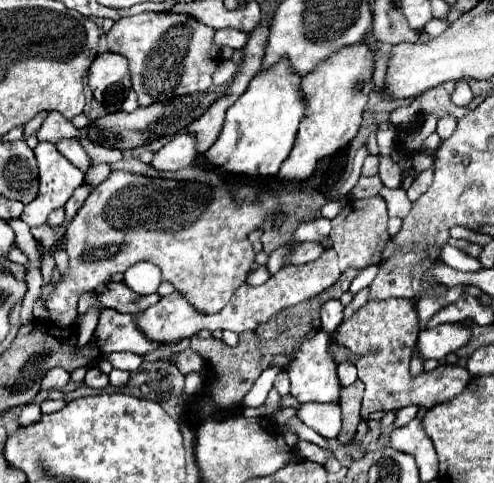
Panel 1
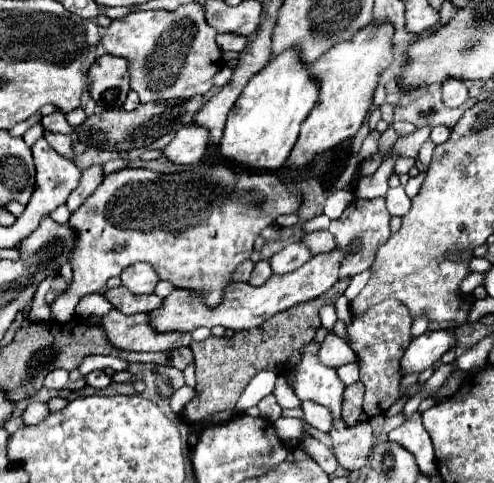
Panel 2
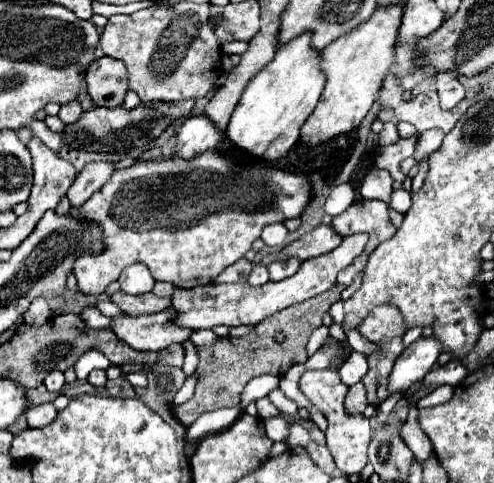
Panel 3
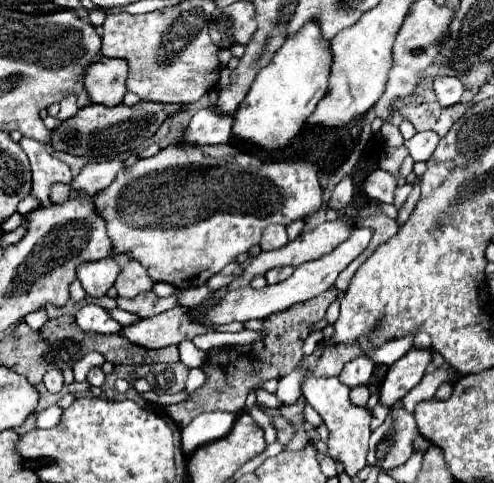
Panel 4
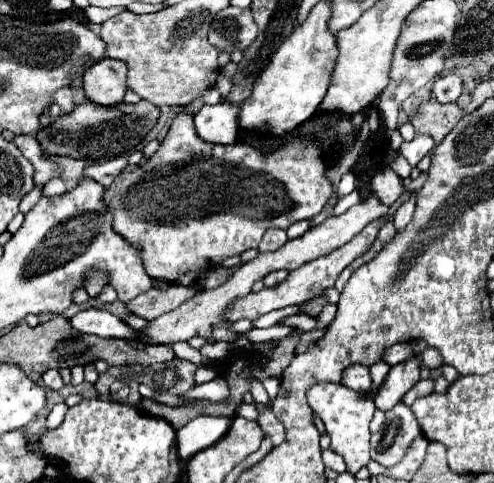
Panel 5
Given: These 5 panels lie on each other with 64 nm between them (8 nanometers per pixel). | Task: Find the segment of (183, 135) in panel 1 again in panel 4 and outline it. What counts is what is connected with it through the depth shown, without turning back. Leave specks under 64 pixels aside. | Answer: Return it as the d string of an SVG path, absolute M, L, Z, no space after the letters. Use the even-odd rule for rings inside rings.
M214 108L198 110L186 130L188 144L228 144L232 140L234 114L218 114Z

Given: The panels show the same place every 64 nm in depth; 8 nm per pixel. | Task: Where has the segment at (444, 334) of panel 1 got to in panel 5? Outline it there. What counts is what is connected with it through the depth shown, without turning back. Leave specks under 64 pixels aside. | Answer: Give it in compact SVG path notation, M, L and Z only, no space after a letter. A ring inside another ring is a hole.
M416 356L410 362L392 366L392 370L388 372L384 384L378 388L376 396L374 396L374 404L378 410L388 412L392 410L402 396L420 380L420 364L416 360Z

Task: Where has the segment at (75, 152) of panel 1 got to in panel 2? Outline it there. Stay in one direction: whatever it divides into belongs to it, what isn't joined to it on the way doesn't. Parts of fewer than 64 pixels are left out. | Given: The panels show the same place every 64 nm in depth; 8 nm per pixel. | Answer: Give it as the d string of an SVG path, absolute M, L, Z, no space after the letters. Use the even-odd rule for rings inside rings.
M44 130L44 138L46 138L46 142L48 142L58 154L62 154L62 156L66 156L66 158L72 158L72 148L70 148L70 144L72 144L72 136L52 134L52 132Z

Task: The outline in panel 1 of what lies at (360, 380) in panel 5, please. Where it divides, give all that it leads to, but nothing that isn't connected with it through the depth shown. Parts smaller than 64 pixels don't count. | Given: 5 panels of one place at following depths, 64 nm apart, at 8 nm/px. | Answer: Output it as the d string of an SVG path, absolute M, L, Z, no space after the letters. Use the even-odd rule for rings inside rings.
M348 362L340 364L338 366L338 378L340 378L340 384L342 386L350 386L358 378L356 376L356 366L354 364L348 364Z

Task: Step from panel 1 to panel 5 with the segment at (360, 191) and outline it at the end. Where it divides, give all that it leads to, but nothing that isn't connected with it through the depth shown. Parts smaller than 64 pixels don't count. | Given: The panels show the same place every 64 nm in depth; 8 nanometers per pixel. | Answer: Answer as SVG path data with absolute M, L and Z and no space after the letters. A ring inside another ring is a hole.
M384 168L372 178L370 190L372 190L372 194L376 194L382 200L382 204L390 206L404 194L404 182L392 170Z

